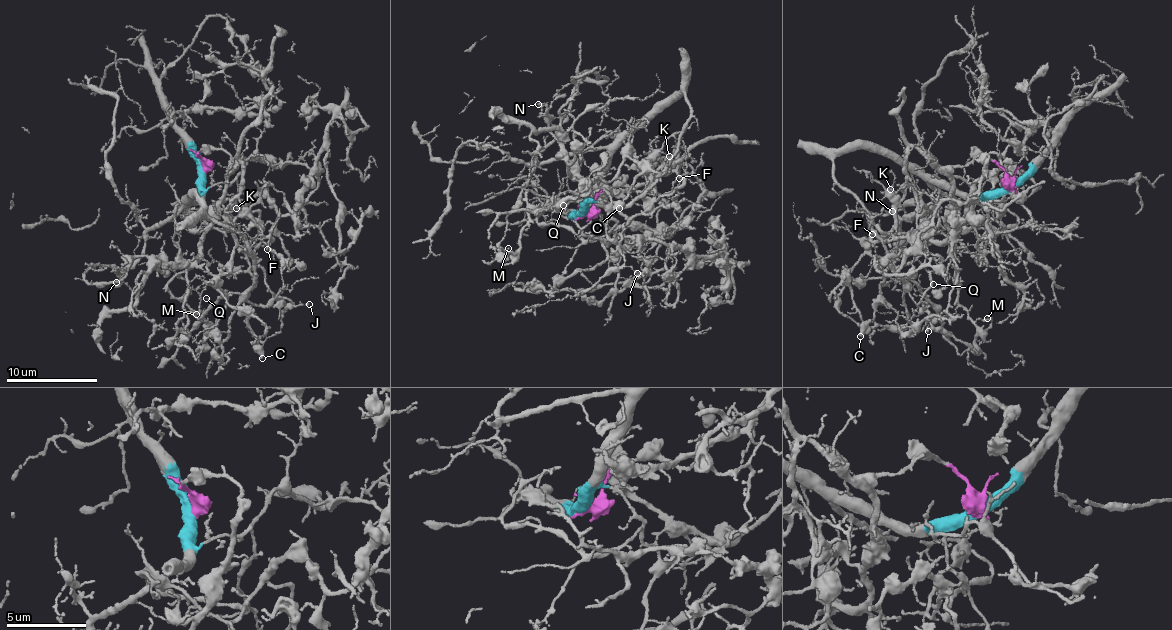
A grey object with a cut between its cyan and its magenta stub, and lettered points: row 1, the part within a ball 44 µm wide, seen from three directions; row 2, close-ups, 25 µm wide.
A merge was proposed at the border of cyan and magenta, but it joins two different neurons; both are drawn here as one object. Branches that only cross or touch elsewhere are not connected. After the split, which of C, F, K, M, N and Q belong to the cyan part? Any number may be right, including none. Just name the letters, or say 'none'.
Q

